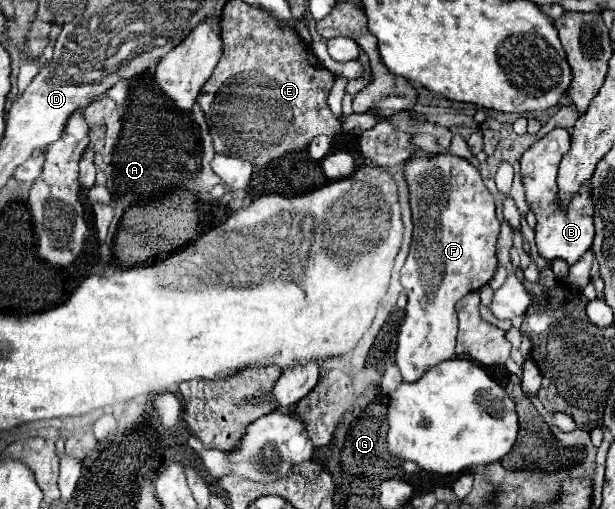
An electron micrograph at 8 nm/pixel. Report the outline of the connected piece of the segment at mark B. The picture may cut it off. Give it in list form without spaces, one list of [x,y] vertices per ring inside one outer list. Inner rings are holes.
[[[554,128],[548,132],[544,138],[534,142],[530,146],[522,160],[520,160],[520,172],[524,178],[526,186],[526,200],[530,204],[530,210],[534,210],[538,224],[536,224],[536,246],[540,256],[552,264],[556,258],[566,260],[568,264],[574,264],[582,258],[582,254],[592,246],[595,230],[592,226],[592,198],[590,185],[584,185],[578,191],[581,198],[573,198],[573,209],[562,210],[556,200],[556,174],[558,174],[558,164],[562,156],[570,148],[570,134],[564,128]]]

